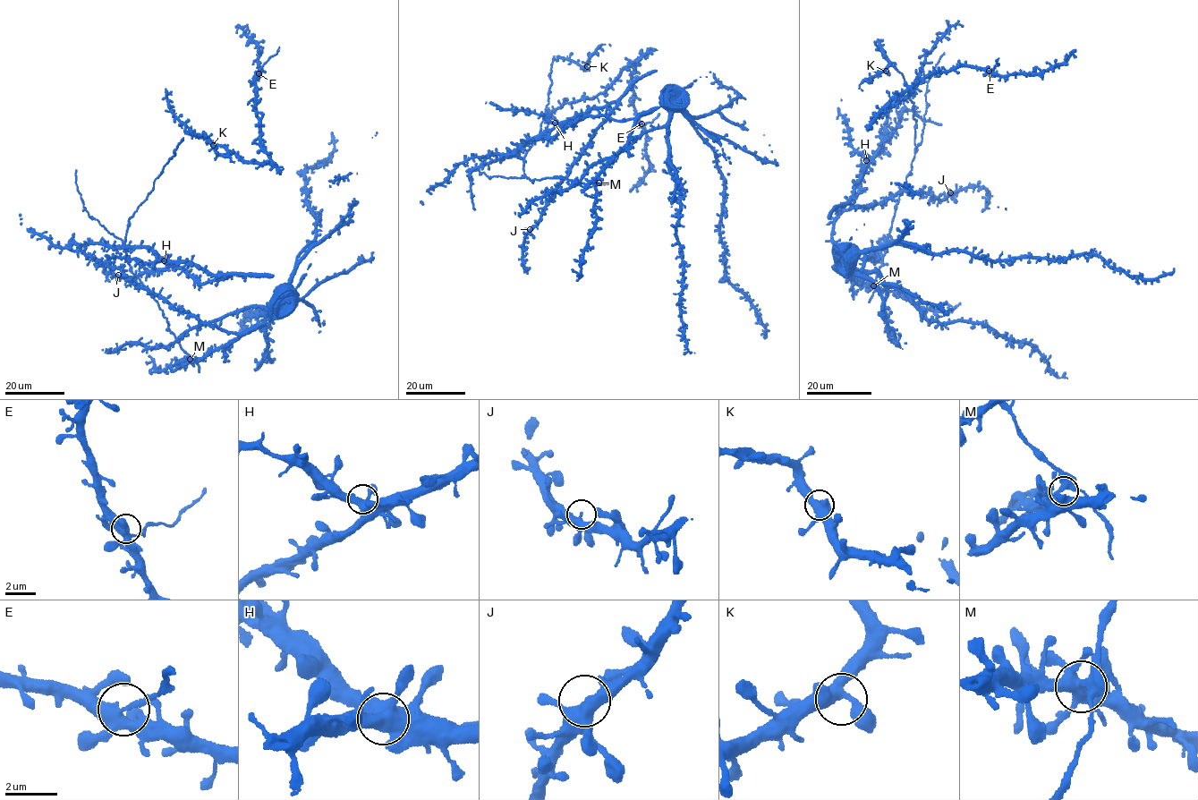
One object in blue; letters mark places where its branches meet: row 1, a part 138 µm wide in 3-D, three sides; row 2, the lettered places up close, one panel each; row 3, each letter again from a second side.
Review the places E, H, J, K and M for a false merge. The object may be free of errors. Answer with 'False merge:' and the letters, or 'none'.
False merge: E

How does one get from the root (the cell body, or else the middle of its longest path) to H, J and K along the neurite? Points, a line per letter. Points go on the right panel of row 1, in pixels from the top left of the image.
H: (865, 285), (836, 266), (833, 225), (882, 149), (887, 112), (901, 108), (895, 131), (866, 160)
J: (865, 285), (836, 266), (831, 232), (891, 107), (899, 124), (853, 205), (950, 192)
K: (865, 285), (870, 285), (879, 271), (915, 148), (910, 89), (883, 56), (877, 39), (888, 62), (886, 71)

